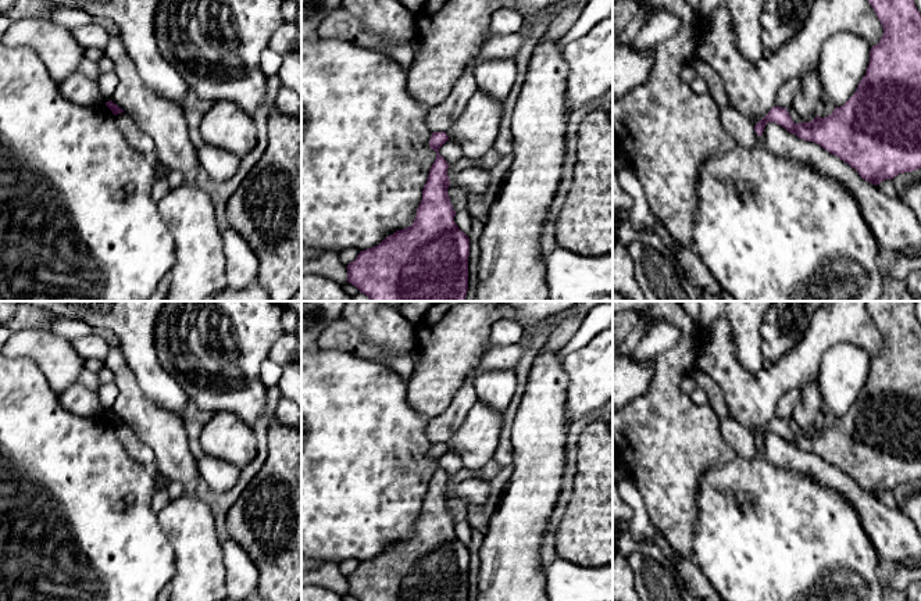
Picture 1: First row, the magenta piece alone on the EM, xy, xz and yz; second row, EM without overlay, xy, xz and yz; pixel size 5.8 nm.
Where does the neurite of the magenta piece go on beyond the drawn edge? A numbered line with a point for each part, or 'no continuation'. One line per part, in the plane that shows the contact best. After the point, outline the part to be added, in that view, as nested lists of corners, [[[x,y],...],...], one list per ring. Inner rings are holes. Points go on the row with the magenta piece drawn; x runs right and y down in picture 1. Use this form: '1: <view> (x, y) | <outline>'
no continuation

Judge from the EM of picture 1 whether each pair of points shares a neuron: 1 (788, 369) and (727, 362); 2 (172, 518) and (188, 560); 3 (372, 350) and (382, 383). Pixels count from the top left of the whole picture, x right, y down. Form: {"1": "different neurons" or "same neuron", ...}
{"1": "same neuron", "2": "same neuron", "3": "different neurons"}

